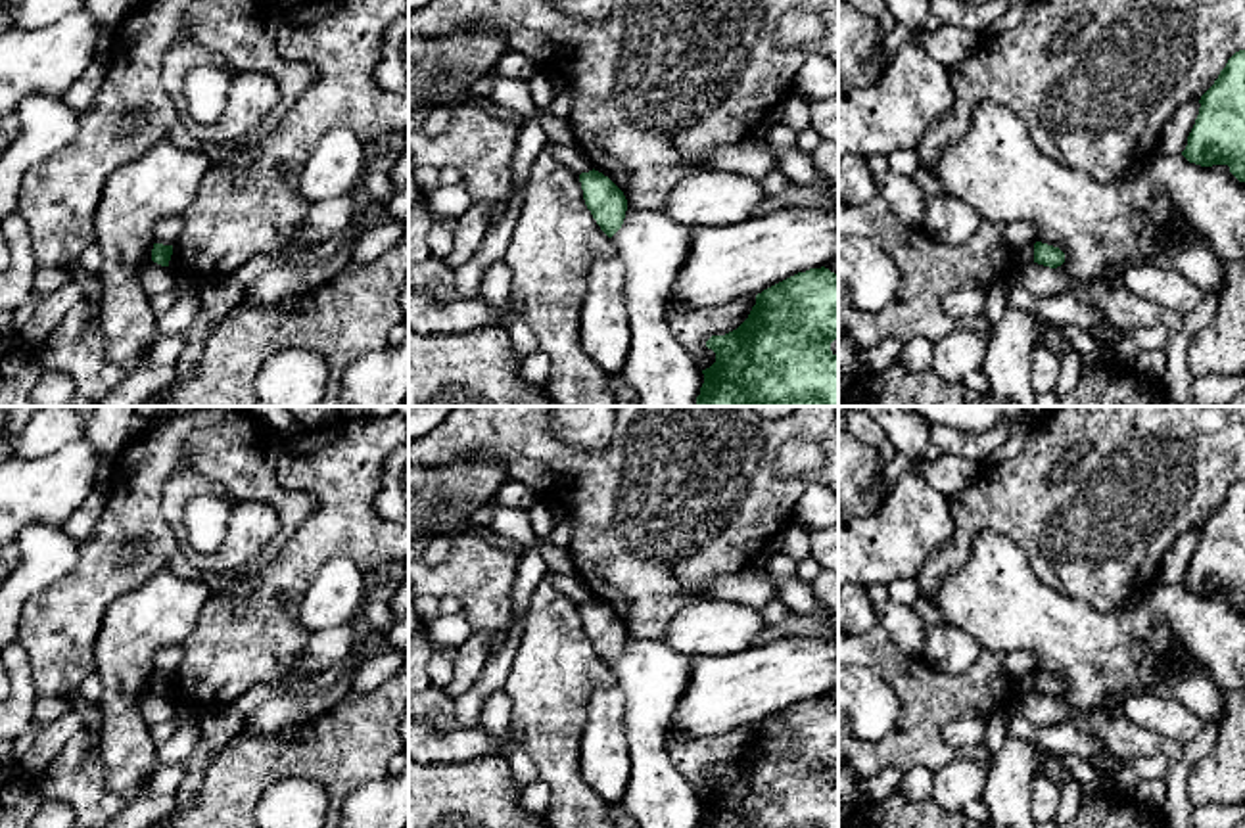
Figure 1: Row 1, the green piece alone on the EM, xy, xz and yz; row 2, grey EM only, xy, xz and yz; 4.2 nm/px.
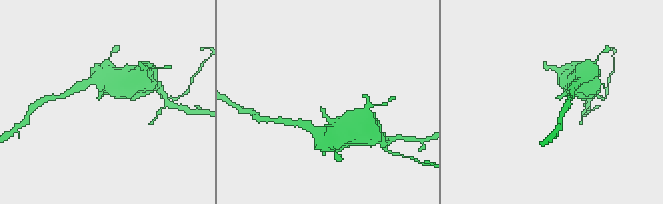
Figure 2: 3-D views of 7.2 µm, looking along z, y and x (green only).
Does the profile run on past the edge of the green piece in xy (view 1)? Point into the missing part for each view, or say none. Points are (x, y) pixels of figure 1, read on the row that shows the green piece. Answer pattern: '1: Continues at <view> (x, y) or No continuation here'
1: No continuation here

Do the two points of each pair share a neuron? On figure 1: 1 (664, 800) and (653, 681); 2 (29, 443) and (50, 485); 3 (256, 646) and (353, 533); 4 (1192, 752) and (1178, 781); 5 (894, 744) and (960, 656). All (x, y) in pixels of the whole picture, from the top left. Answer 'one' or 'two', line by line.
1: one
2: two
3: one
4: one
5: two

